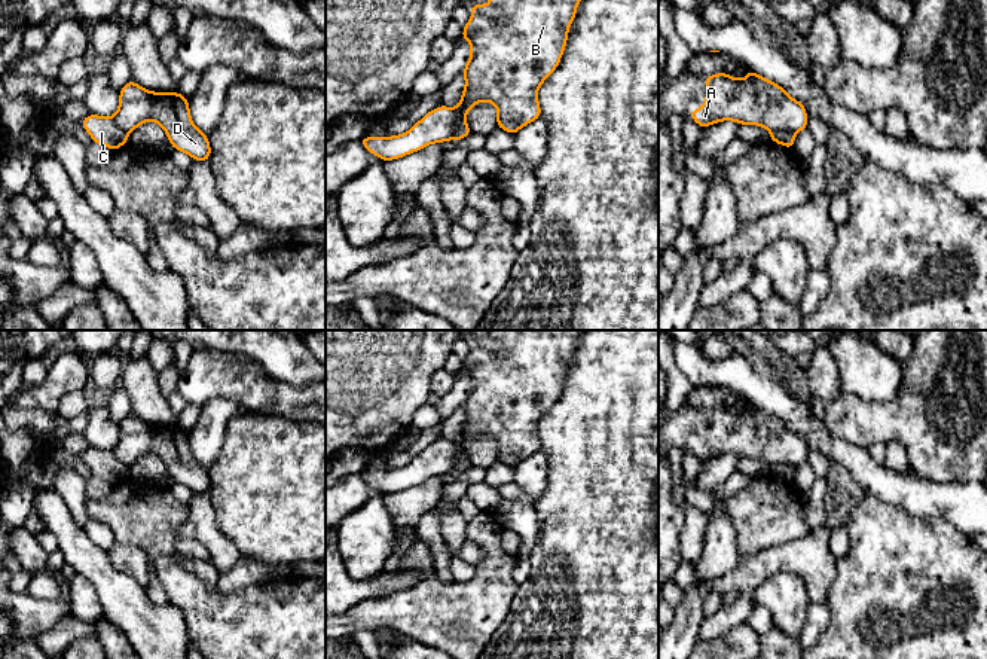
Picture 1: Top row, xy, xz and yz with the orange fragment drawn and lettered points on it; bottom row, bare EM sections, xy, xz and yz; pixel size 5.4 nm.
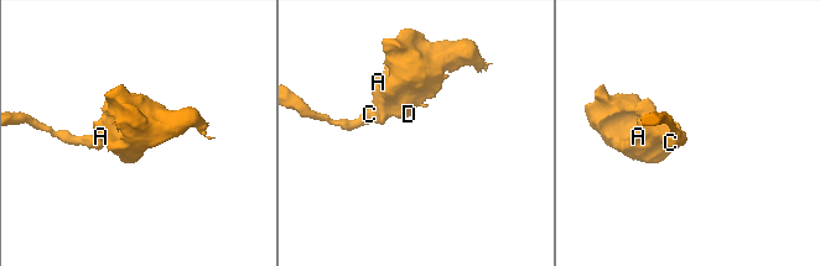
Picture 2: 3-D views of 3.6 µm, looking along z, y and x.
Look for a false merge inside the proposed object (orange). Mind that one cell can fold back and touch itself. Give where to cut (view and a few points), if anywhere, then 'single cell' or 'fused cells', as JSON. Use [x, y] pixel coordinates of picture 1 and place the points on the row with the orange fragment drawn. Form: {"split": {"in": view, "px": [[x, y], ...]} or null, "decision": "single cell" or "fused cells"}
{"split": {"in": "xz", "px": [[454, 109], [455, 125], [448, 139]]}, "decision": "fused cells"}

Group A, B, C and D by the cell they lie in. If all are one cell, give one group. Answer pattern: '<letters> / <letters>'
A B D / C

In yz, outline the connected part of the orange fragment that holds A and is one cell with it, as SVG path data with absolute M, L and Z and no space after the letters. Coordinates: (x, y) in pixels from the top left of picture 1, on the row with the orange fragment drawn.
M754 70L745 79L728 73L706 76L705 85L703 107L690 110L690 118L703 129L722 120L758 125L770 132L783 129L797 134L807 128L804 104Z

